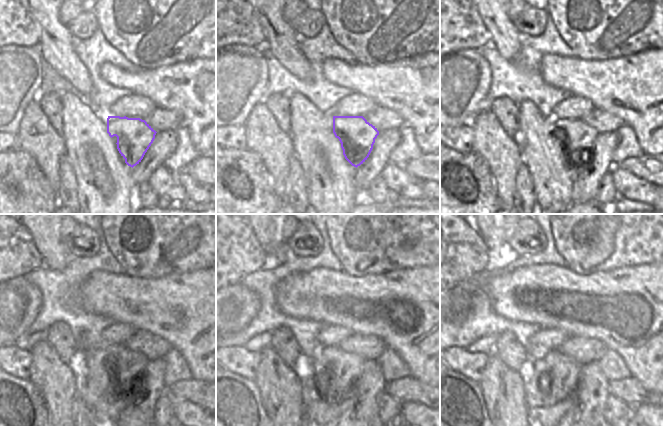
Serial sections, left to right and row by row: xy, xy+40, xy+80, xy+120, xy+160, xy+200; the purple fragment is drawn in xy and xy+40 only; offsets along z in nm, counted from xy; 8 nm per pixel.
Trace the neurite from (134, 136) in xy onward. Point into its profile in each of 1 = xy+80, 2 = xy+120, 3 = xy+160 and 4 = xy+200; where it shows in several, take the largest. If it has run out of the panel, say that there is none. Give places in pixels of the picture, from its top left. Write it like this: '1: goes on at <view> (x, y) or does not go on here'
1: goes on at xy+80 (575, 136)
2: goes on at xy+120 (127, 363)
3: goes on at xy+160 (334, 370)
4: goes on at xy+200 (548, 388)

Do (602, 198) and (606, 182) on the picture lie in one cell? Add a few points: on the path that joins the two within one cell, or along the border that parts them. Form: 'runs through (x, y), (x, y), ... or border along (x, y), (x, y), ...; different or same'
runs through (606, 194), (606, 186); same

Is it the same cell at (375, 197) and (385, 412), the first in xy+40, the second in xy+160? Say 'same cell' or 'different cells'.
same cell

